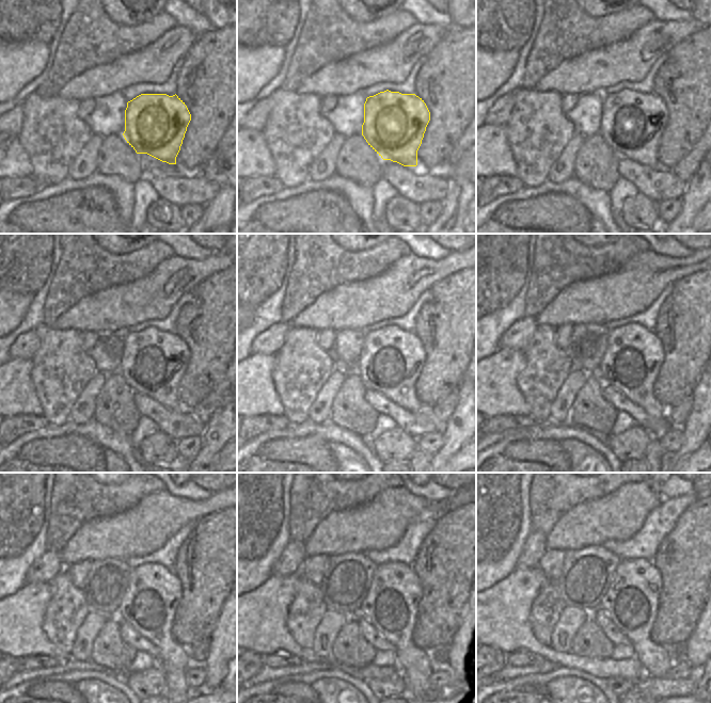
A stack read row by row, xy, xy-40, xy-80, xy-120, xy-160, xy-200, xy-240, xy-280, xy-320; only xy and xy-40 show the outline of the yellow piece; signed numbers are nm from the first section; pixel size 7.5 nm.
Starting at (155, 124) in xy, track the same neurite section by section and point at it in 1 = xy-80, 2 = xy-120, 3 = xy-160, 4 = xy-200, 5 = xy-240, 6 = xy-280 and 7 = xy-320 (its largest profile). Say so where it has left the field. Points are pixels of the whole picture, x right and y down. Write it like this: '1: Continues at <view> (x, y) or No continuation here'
1: Continues at xy-80 (632, 123)
2: Continues at xy-120 (153, 363)
3: Continues at xy-160 (391, 361)
4: Continues at xy-200 (633, 356)
5: Continues at xy-240 (149, 603)
6: Continues at xy-280 (391, 605)
7: Continues at xy-320 (632, 600)

